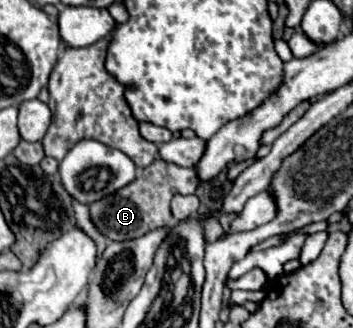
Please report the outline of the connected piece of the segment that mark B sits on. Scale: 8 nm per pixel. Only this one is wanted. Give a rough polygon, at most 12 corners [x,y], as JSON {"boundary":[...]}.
{"boundary":[[155,159],[137,179],[91,203],[113,241],[175,225],[175,193],[197,189],[193,167]]}

